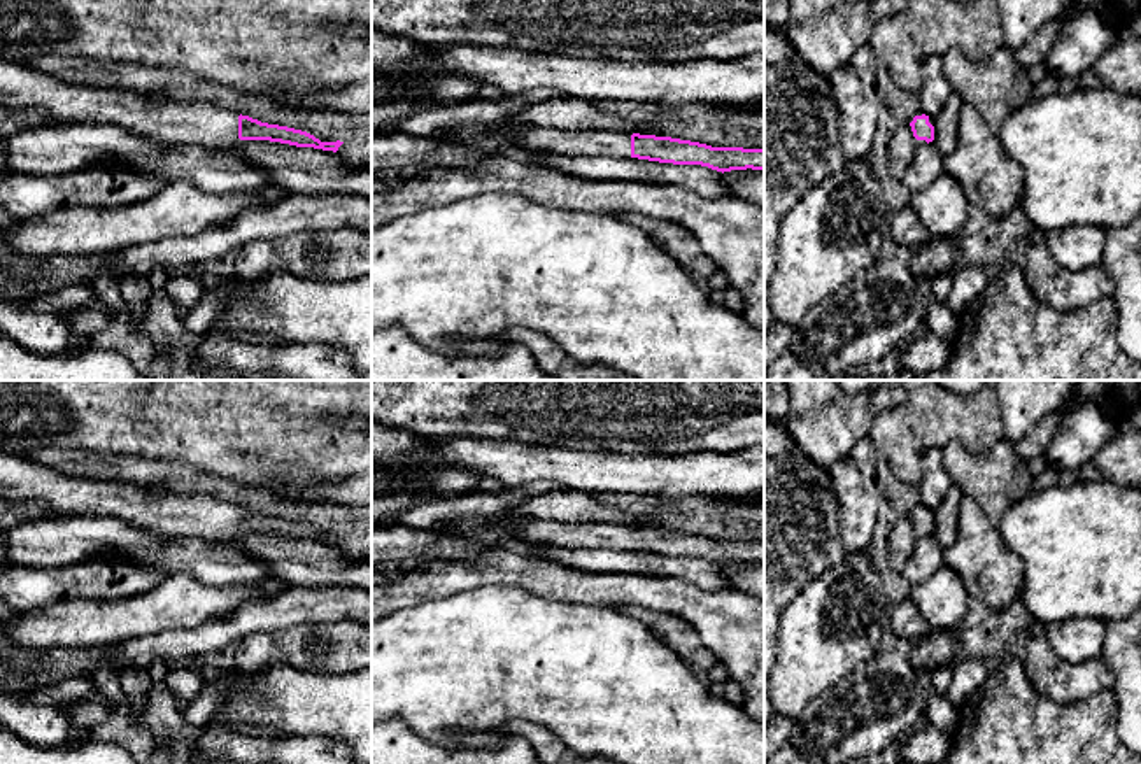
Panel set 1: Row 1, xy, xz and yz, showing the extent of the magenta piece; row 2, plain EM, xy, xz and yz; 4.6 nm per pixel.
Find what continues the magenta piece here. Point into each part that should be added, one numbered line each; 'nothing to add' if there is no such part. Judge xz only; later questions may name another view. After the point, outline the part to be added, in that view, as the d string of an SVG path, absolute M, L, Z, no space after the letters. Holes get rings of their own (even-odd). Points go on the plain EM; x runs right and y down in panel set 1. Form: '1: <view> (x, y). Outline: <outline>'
1: xz (574, 535). Outline: M529 519L515 527L515 538L529 545L631 550L631 526L610 522L543 522Z

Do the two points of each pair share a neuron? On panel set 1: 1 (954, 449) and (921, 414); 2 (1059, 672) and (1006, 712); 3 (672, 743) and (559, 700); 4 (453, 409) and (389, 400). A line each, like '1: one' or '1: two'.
1: two
2: two
3: one
4: one

